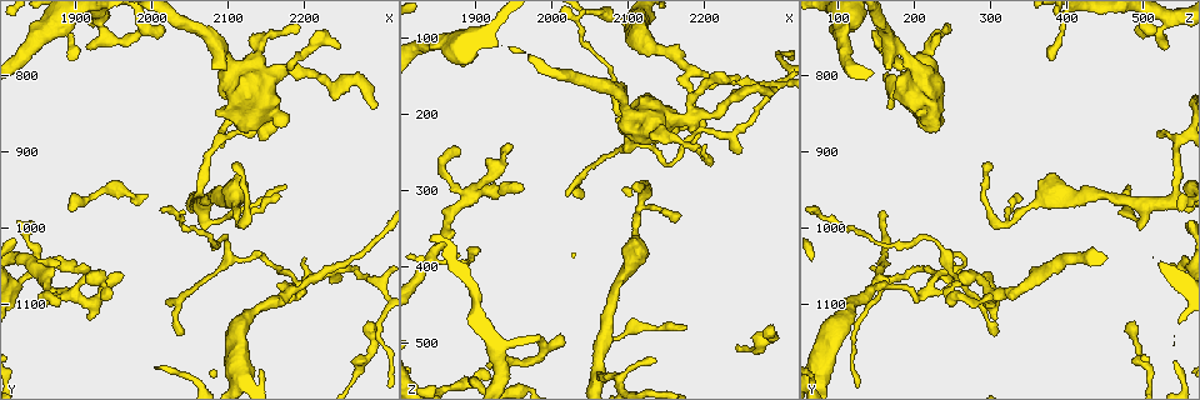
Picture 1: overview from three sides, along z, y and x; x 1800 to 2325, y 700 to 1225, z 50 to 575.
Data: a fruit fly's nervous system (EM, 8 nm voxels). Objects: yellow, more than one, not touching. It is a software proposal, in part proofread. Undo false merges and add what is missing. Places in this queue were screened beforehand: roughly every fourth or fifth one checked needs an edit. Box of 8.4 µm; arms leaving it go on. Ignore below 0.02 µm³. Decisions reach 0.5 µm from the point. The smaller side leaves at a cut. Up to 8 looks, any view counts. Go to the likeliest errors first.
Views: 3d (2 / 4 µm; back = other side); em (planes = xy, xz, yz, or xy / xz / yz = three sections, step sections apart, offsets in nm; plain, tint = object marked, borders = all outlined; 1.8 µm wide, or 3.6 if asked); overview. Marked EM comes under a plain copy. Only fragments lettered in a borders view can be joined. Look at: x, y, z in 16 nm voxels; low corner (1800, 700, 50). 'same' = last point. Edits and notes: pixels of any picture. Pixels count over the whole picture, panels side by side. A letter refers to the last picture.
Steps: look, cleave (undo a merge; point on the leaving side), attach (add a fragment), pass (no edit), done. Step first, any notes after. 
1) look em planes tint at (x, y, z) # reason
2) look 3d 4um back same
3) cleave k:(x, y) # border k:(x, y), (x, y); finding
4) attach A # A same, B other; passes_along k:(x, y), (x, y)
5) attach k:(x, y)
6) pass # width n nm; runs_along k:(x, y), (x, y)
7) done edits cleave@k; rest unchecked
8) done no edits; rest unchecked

look em 3.6um planes borders at (1880, 1050, 385) # free end

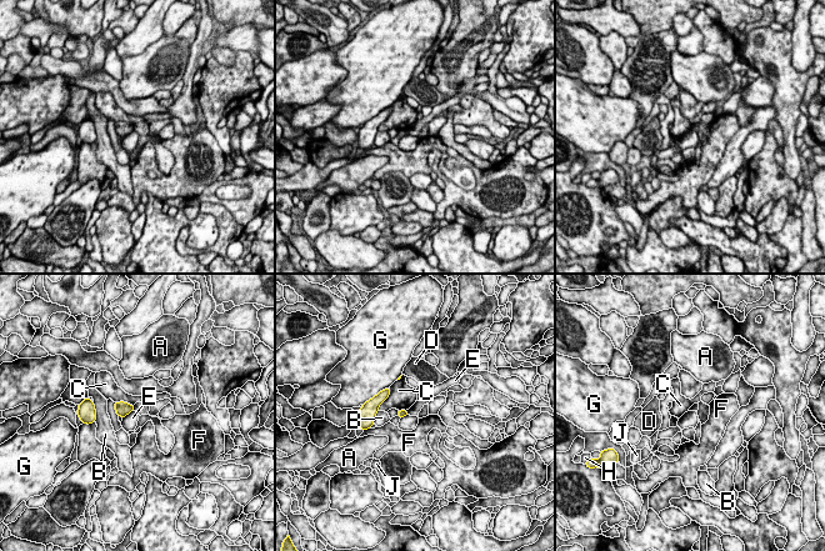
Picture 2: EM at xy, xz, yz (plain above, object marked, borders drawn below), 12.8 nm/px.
pass # A other, B other, C other, D other, E other, F other, G other, H other, J other; no lettered fragment goes on from it

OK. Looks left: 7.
look 3d 2um at (2185, 795, 195) # small branch off a trunk

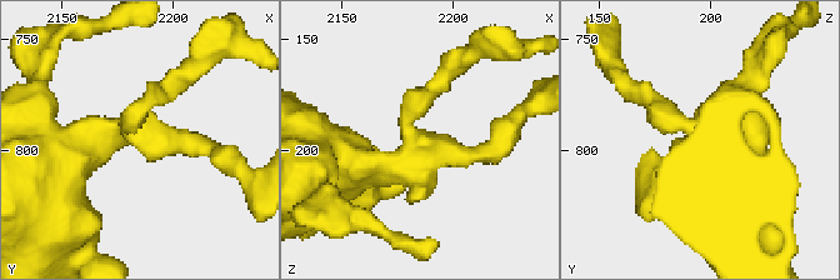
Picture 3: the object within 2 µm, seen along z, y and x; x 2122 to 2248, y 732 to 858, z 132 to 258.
look em planes borders at (2190, 790, 199) # arms 3

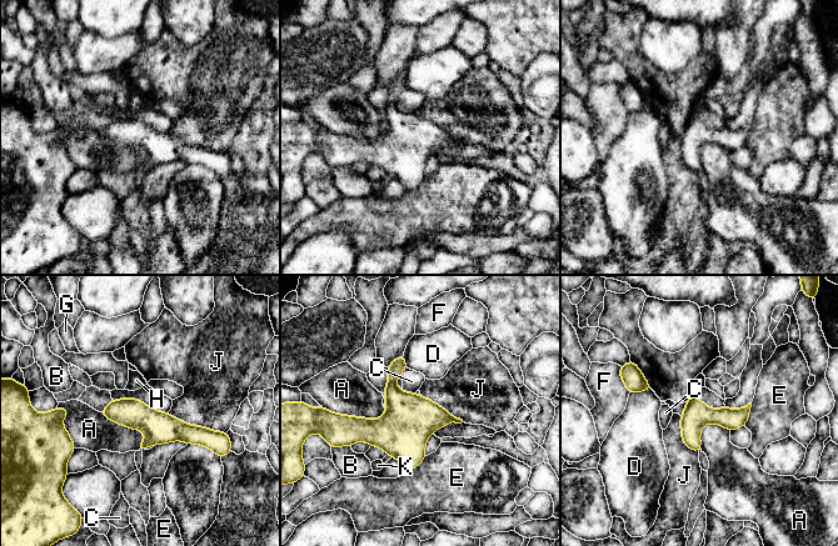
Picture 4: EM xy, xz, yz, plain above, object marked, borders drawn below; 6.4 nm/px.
pass # A other, B other, C other, D other, E other, F other, G other, H other, J other, K other; runs_along 4:(106, 411), (213, 434); one cell here

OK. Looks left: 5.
look 3d 4um at (1940, 1090, 250) # free end

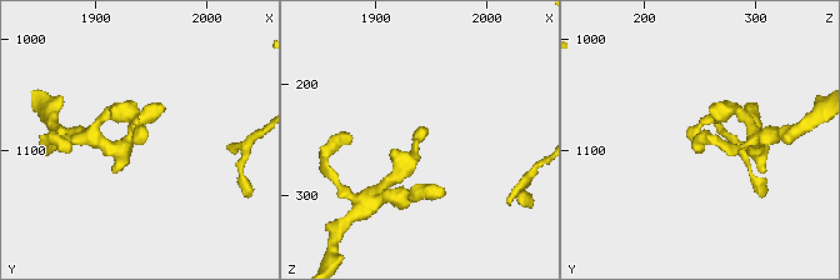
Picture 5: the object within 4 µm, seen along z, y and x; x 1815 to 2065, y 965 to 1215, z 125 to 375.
look em xz step 4 tint at (1938, 1090, 252)

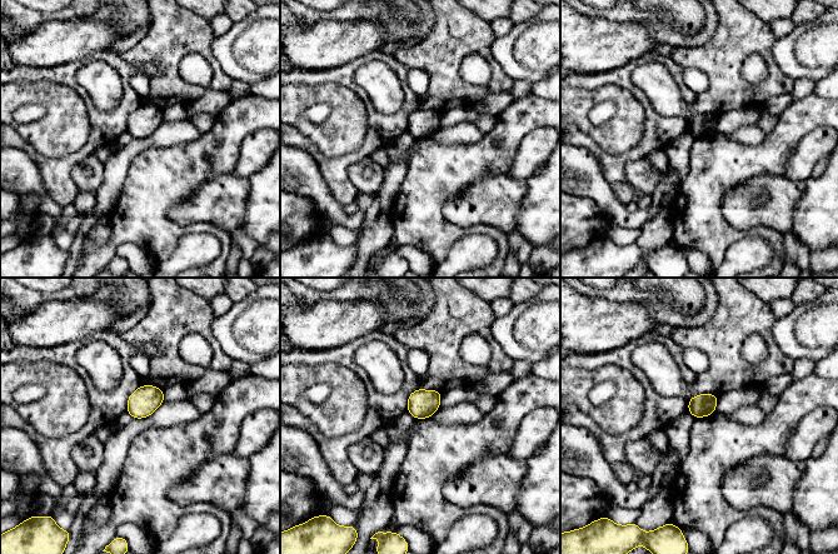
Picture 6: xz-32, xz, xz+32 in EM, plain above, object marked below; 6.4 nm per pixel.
look em xz step 4 borders same

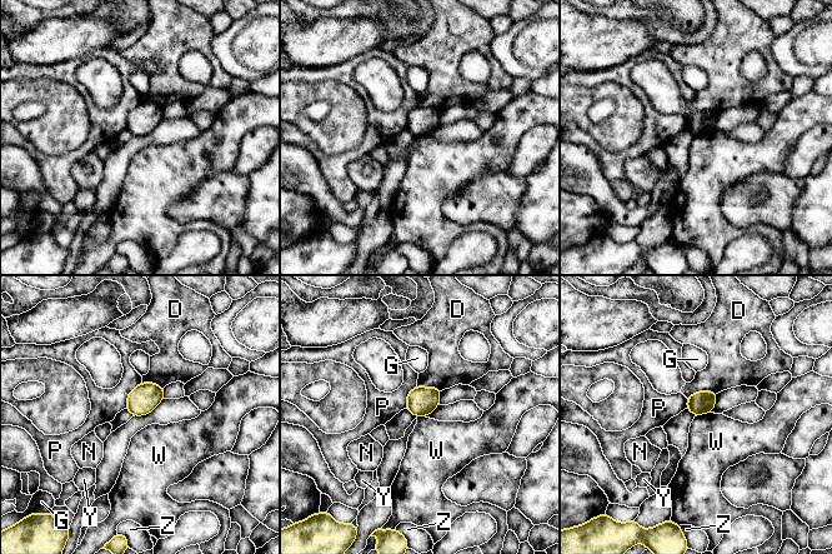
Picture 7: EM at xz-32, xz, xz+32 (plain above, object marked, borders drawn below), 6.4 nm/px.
pass # D other, G other, N other, P other, W other, Y other, Z other; border 7:(710, 412), (696, 417); no lettered fragment goes on from it

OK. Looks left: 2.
done no edits; rest unchecked

